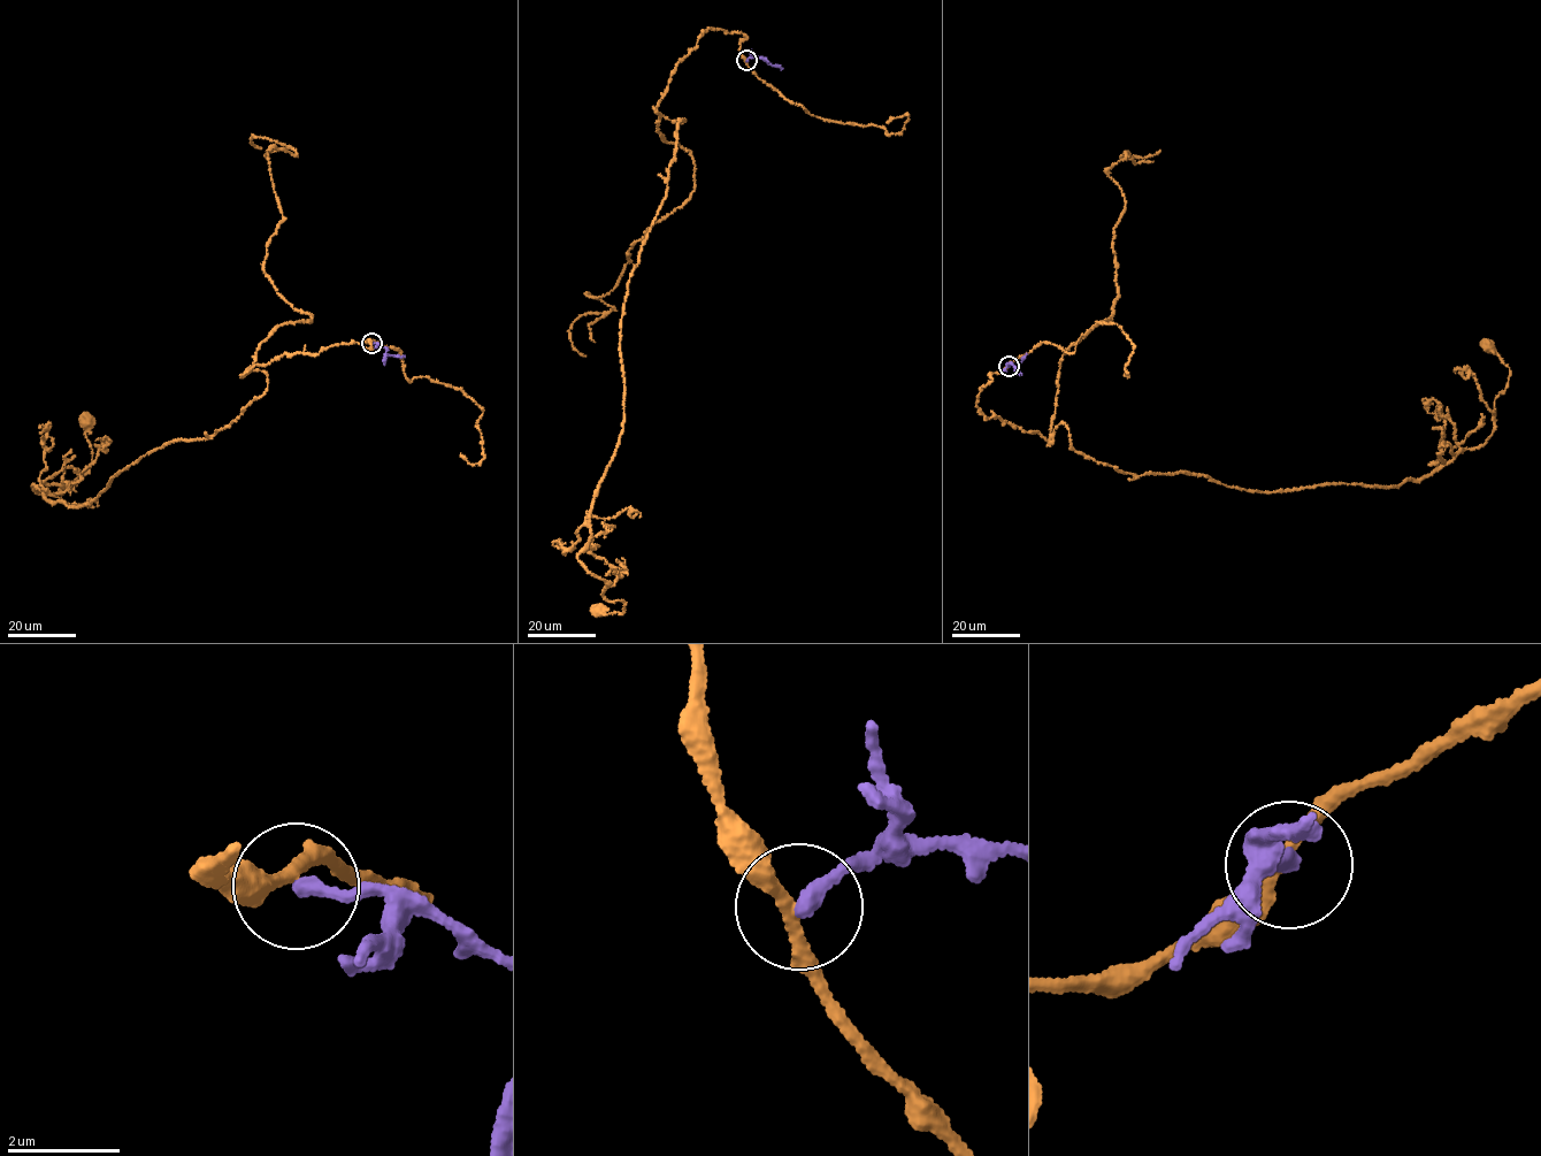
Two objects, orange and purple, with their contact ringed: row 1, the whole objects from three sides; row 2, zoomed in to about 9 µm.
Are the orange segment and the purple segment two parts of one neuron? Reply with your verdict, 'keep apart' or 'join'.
keep apart

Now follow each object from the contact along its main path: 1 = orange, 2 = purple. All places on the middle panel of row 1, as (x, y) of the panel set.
1: (746, 60), (743, 33), (708, 29), (656, 108), (685, 119), (577, 557), (623, 602), (598, 611)
2: (746, 61), (760, 56), (782, 69)

